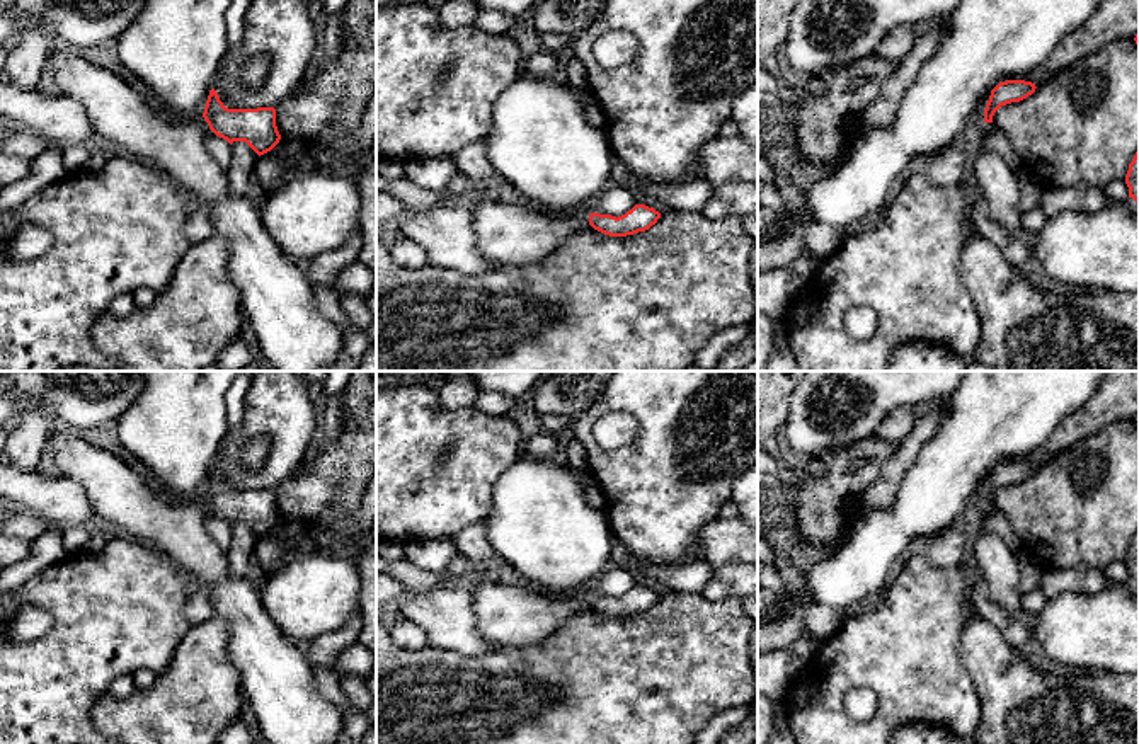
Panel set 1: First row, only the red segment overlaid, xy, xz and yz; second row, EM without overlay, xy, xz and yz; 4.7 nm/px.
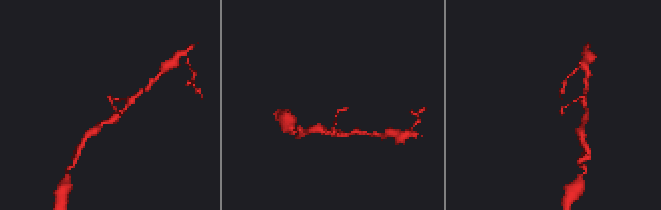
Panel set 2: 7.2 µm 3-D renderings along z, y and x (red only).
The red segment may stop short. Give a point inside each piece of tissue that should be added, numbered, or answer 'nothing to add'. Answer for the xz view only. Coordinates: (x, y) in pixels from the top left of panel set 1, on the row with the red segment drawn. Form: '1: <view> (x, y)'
nothing to add

